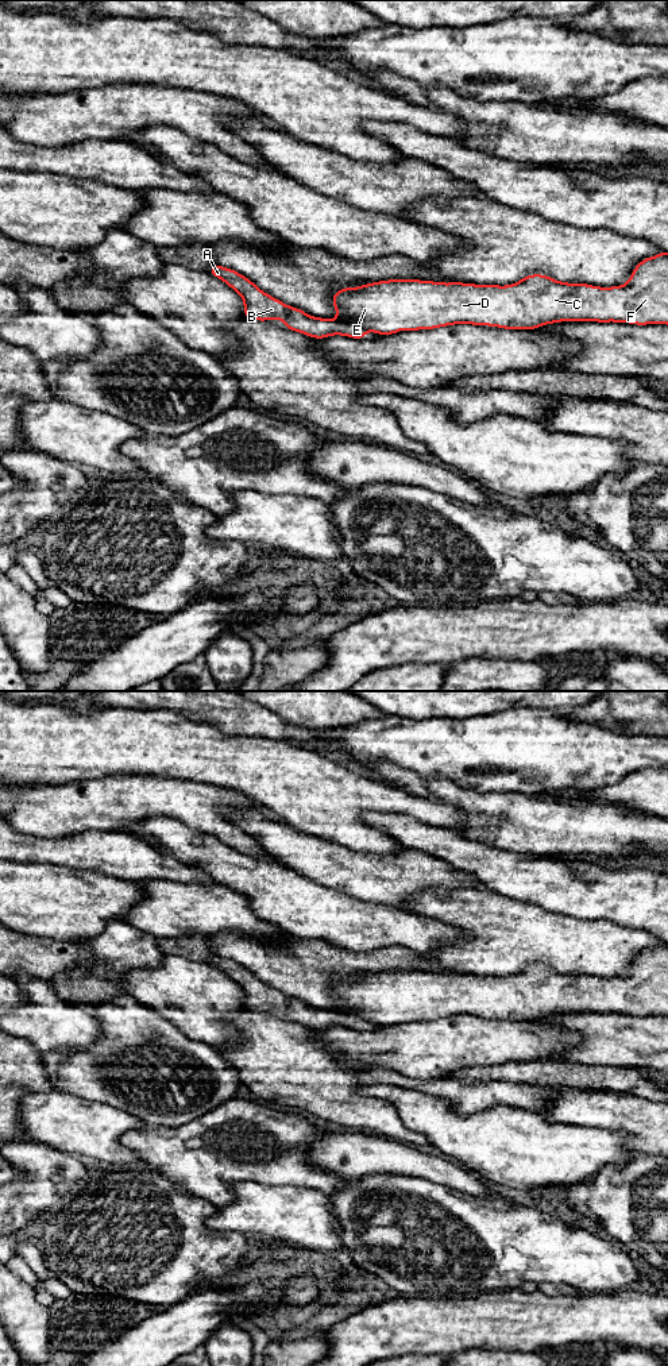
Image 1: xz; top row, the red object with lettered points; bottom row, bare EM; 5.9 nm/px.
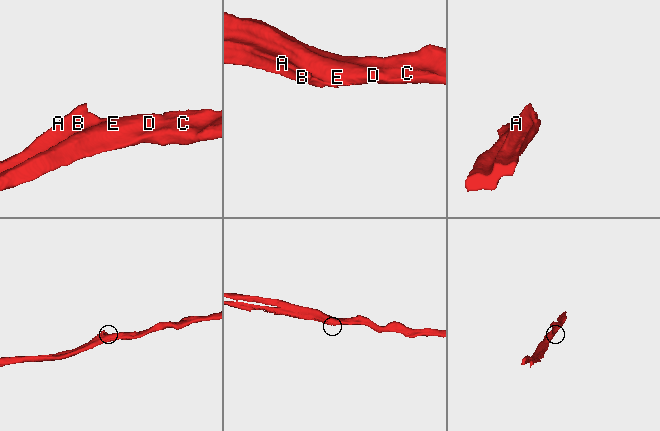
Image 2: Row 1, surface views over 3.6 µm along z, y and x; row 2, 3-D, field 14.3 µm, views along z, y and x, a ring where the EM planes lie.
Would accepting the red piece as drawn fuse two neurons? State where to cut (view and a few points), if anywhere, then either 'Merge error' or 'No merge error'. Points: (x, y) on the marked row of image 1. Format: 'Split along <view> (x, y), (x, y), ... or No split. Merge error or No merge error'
Split along xz (338, 319), (362, 325), (366, 330). Merge error

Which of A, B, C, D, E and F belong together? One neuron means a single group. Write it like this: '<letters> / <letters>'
A B / C D E F

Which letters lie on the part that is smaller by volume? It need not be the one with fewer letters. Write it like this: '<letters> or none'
A, B

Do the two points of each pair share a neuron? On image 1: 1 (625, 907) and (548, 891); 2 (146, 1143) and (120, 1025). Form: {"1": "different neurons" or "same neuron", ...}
{"1": "same neuron", "2": "different neurons"}

